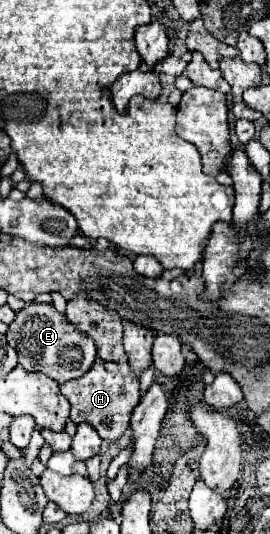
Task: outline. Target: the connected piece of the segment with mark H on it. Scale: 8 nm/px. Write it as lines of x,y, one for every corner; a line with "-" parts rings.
95,361
93,367
83,377
60,385
60,391
71,403
71,421
89,423
99,433
101,439
111,441
111,443
117,443
123,437
123,433
127,431
131,411
141,397
139,379
133,377
133,373
127,373
127,371
109,373
109,371
105,371
101,361

